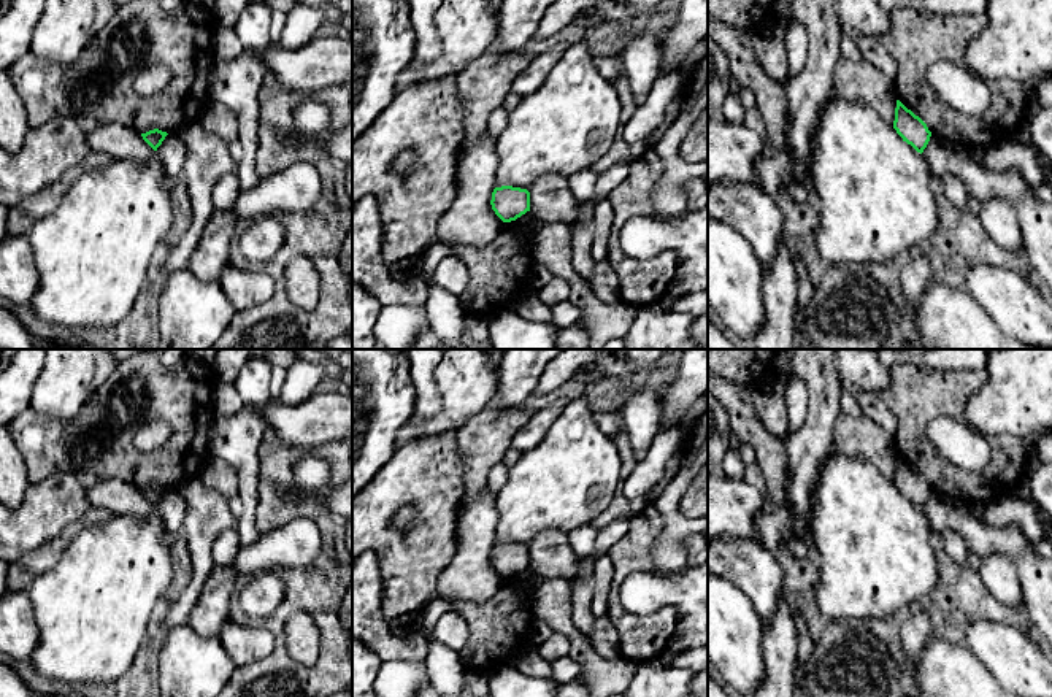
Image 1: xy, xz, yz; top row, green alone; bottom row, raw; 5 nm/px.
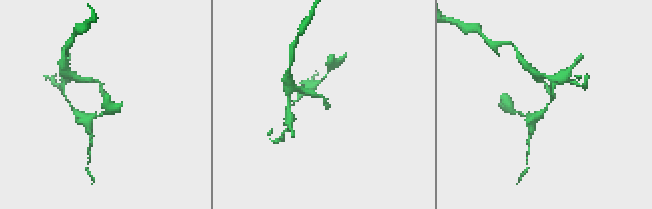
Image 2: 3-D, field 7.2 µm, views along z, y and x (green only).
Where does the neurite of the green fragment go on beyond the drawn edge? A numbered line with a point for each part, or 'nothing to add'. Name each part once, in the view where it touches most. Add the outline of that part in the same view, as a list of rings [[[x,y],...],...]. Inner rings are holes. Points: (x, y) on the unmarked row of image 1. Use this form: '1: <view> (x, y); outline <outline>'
nothing to add

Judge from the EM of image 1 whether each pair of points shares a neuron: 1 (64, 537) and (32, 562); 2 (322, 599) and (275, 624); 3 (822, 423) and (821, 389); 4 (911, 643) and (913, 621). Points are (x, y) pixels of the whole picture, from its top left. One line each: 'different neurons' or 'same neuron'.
1: same neuron
2: same neuron
3: same neuron
4: same neuron

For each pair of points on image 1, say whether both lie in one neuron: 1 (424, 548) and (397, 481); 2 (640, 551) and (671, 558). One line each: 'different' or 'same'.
1: same
2: different

